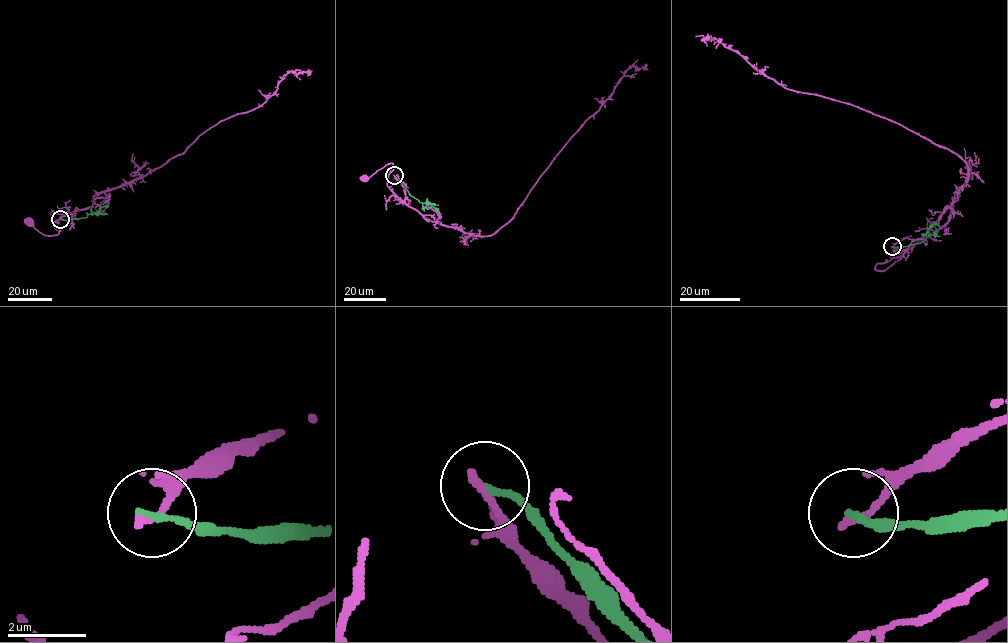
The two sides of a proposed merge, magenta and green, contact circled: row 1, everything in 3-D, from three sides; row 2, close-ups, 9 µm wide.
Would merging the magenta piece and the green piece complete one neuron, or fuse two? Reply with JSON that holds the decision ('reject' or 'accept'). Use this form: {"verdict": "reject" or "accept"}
{"verdict": "reject"}

